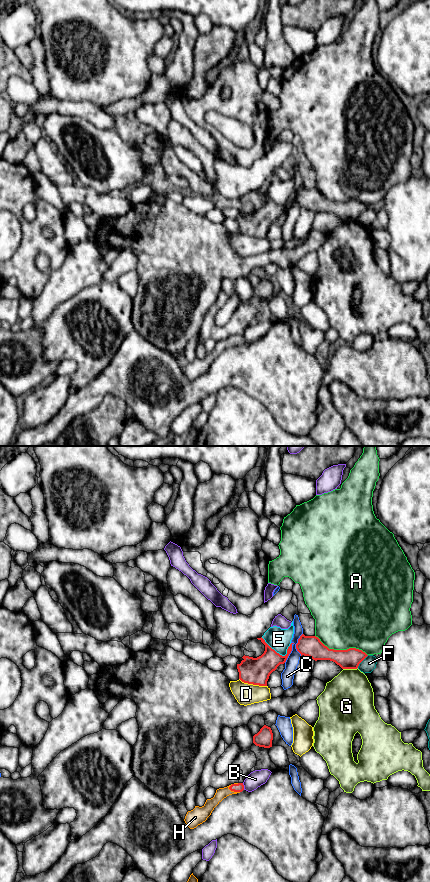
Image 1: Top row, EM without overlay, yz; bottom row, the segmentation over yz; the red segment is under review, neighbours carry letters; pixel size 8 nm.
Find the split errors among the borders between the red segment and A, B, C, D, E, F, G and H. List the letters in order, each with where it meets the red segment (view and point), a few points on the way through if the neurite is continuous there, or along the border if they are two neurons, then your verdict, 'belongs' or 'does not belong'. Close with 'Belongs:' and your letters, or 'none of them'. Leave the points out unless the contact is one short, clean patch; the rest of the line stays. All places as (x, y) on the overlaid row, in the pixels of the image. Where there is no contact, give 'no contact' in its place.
A: meets red in yz at (341, 650); border along yz (315, 635), (329, 648), (358, 648), (367, 655); does not belong
B: meets red in yz at (243, 786); does not belong
C: meets red in yz at (291, 647); border along yz (302, 633), (298, 641), (292, 645), (292, 650), (284, 662); does not belong
D: meets red in yz at (253, 684); does not belong
E: meets red in yz at (278, 653); does not belong
F: meets red in yz at (362, 660); does not belong
G: meets red in yz at (350, 668); does not belong
H: meets red in yz at (234, 791); runs through yz (239, 787), (234, 791), (221, 793); belongs
Belongs: H

